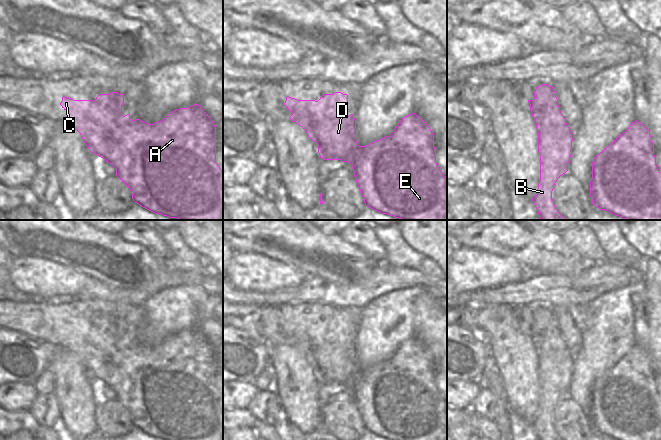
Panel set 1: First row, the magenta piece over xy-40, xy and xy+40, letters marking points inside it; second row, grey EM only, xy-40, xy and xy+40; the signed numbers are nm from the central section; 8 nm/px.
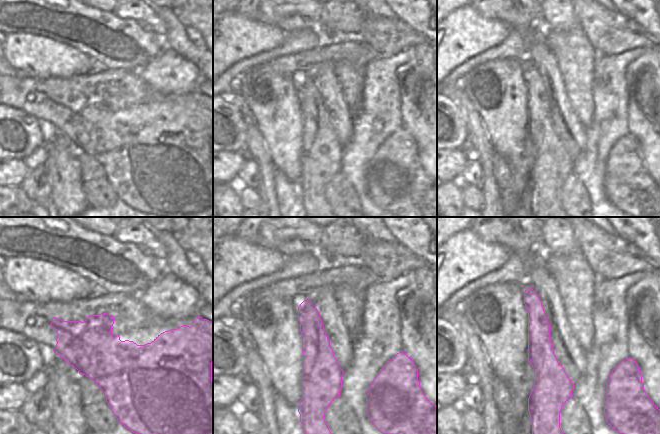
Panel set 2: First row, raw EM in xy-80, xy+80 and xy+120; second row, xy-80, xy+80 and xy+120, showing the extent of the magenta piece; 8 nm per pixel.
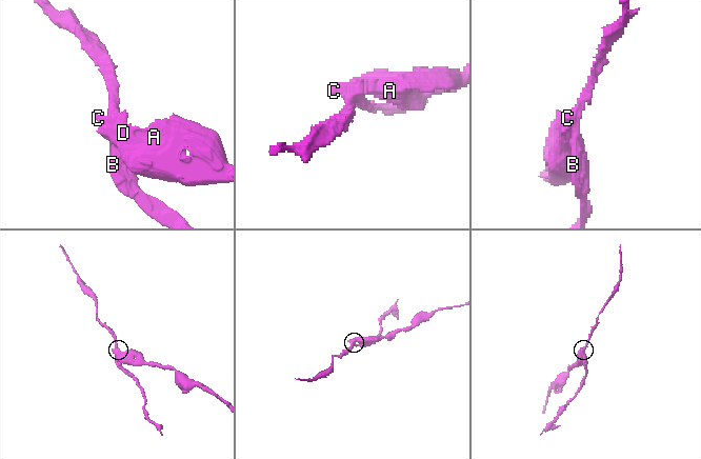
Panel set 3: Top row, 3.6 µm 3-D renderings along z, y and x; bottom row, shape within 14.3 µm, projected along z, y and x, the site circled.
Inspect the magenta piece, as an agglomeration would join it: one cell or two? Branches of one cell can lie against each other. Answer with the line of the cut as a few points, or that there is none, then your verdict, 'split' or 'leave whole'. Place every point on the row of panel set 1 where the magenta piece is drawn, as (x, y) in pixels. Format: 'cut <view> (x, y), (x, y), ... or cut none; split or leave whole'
cut xy+40 (532, 100), (530, 106); split

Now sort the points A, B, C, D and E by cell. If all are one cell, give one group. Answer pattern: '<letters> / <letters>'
A C D E / B

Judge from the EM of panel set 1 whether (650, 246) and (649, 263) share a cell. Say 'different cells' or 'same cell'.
different cells

